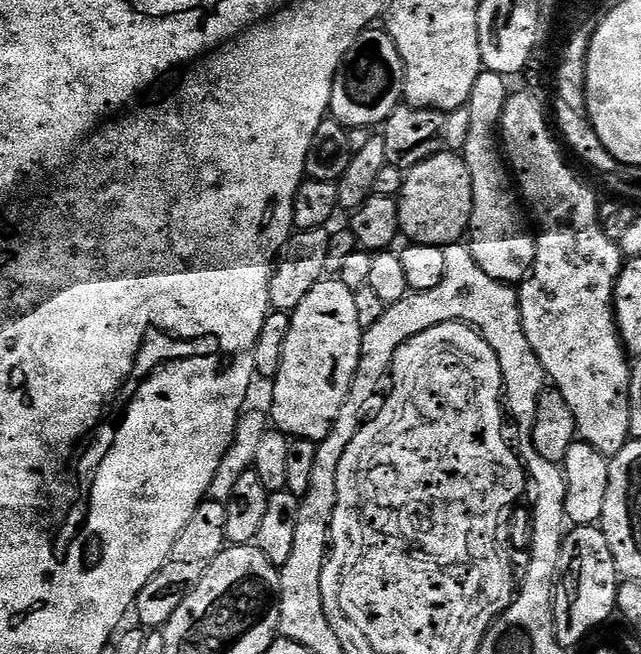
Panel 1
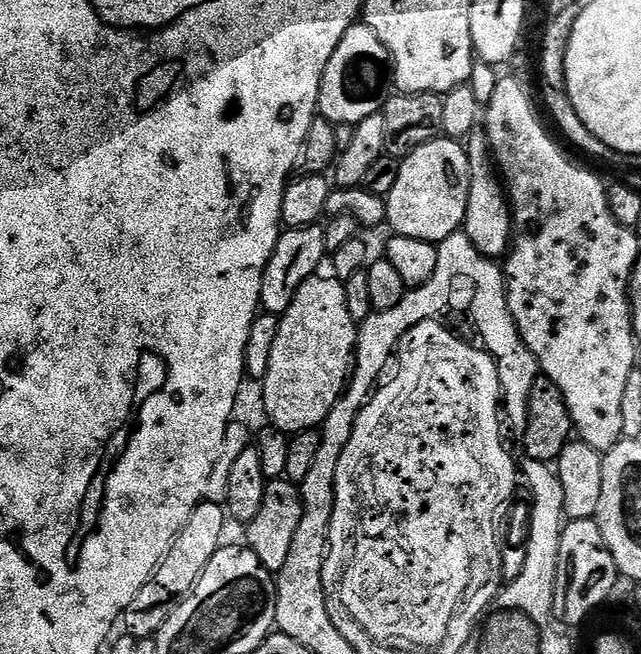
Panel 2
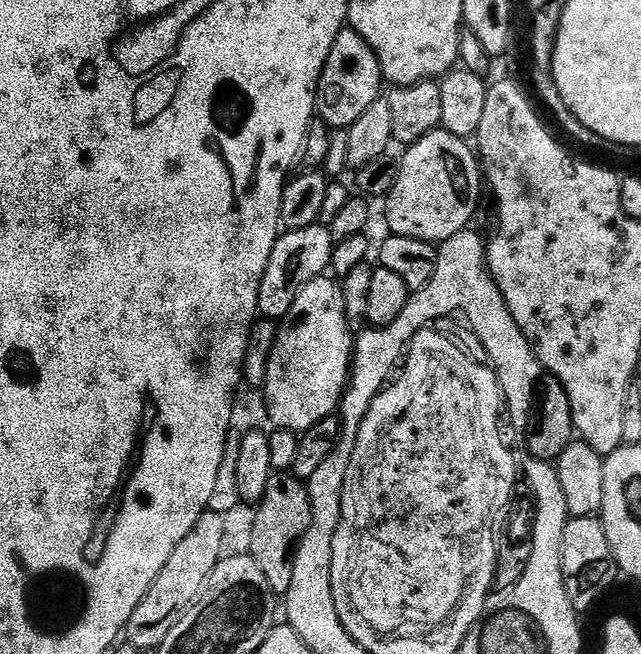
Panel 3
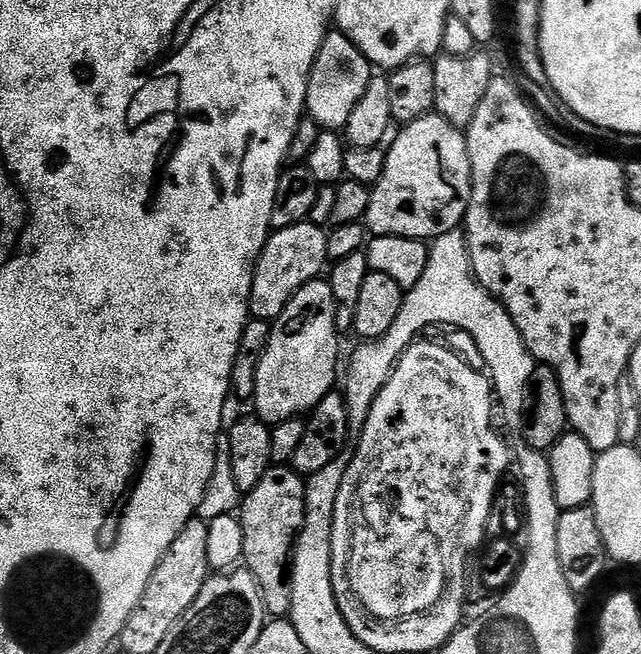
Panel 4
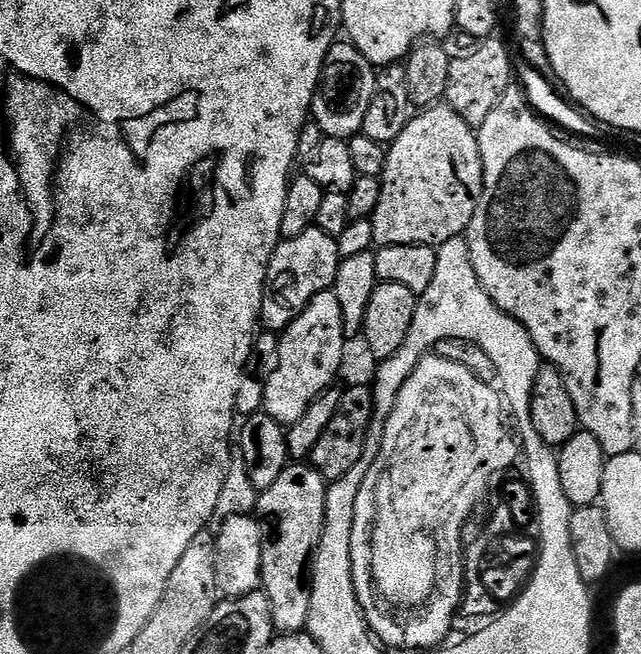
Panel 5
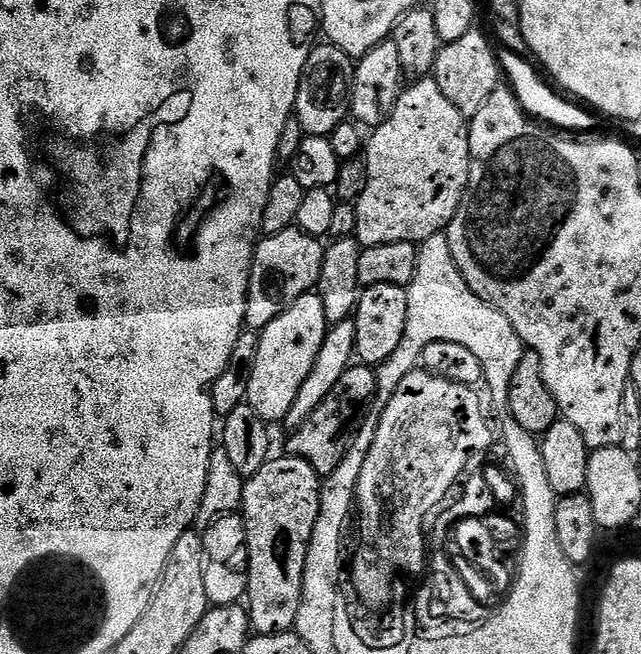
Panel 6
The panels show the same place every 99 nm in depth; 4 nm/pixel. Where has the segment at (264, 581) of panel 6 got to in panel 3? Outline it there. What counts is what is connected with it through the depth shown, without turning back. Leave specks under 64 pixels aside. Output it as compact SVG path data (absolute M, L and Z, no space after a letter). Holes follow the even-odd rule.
M273 471L270 482L266 482L266 494L262 494L260 503L255 505L256 517L252 520L252 537L248 544L258 570L266 574L266 582L277 597L287 597L292 577L292 557L297 544L310 526L310 494L305 481L292 475L291 471Z

